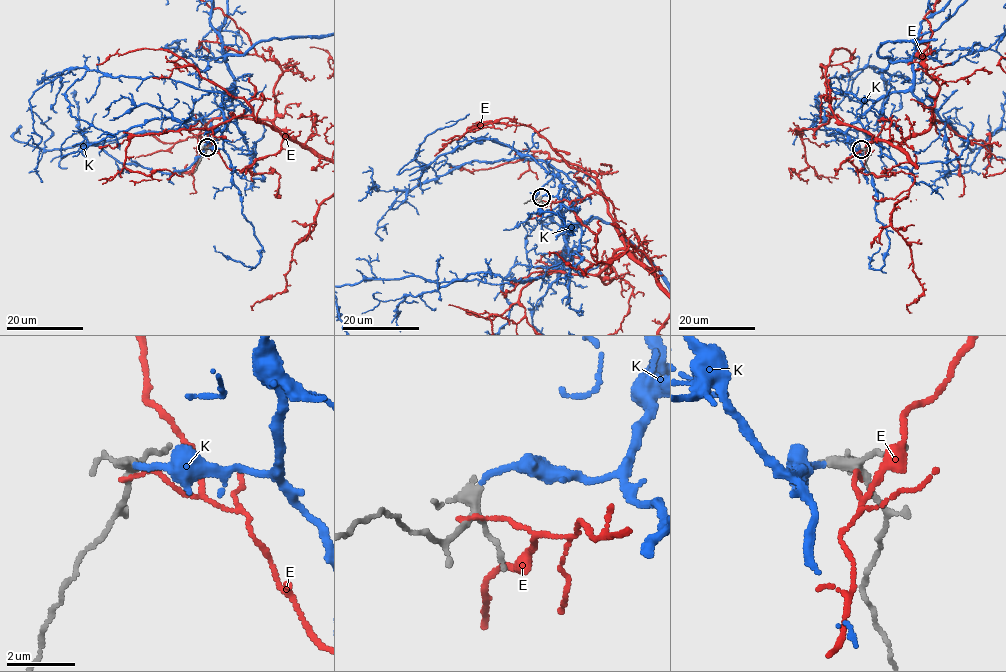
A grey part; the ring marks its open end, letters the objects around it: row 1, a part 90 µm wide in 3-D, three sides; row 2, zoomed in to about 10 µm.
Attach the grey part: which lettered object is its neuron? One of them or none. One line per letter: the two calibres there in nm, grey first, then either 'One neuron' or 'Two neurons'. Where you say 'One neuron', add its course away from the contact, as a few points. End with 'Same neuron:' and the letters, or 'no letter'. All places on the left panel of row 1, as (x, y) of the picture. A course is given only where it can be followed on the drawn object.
E: Thickness 240 nm (grey) against 120 nm. Two neurons
K: Thickness 240 nm (grey) against 170 nm. One neuron
Same neuron: K

